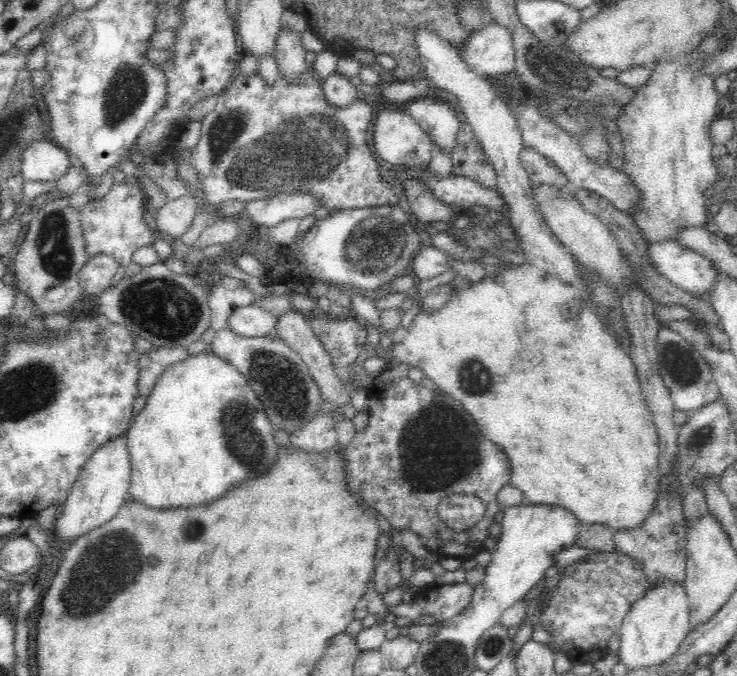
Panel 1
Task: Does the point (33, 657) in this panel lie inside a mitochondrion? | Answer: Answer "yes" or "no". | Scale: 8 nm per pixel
no

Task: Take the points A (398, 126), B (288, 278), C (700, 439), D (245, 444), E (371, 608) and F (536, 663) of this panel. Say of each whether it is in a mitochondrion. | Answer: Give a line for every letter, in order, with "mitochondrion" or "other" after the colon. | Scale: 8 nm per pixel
A: other
B: other
C: other
D: mitochondrion
E: other
F: other

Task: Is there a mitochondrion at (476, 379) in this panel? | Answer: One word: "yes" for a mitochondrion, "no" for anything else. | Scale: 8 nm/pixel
yes

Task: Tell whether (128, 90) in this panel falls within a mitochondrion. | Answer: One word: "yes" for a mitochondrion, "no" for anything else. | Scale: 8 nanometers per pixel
yes

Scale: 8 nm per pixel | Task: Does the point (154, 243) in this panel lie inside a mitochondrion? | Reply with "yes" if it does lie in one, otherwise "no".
no

